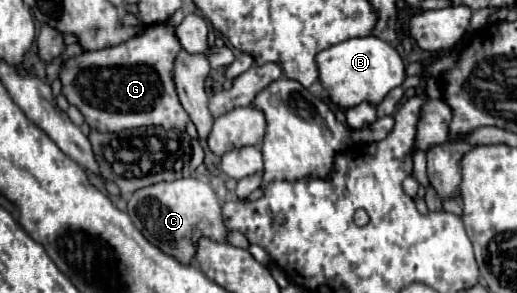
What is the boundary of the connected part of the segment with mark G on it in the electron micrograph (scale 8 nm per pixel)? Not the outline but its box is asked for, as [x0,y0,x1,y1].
[59,25,189,133]

